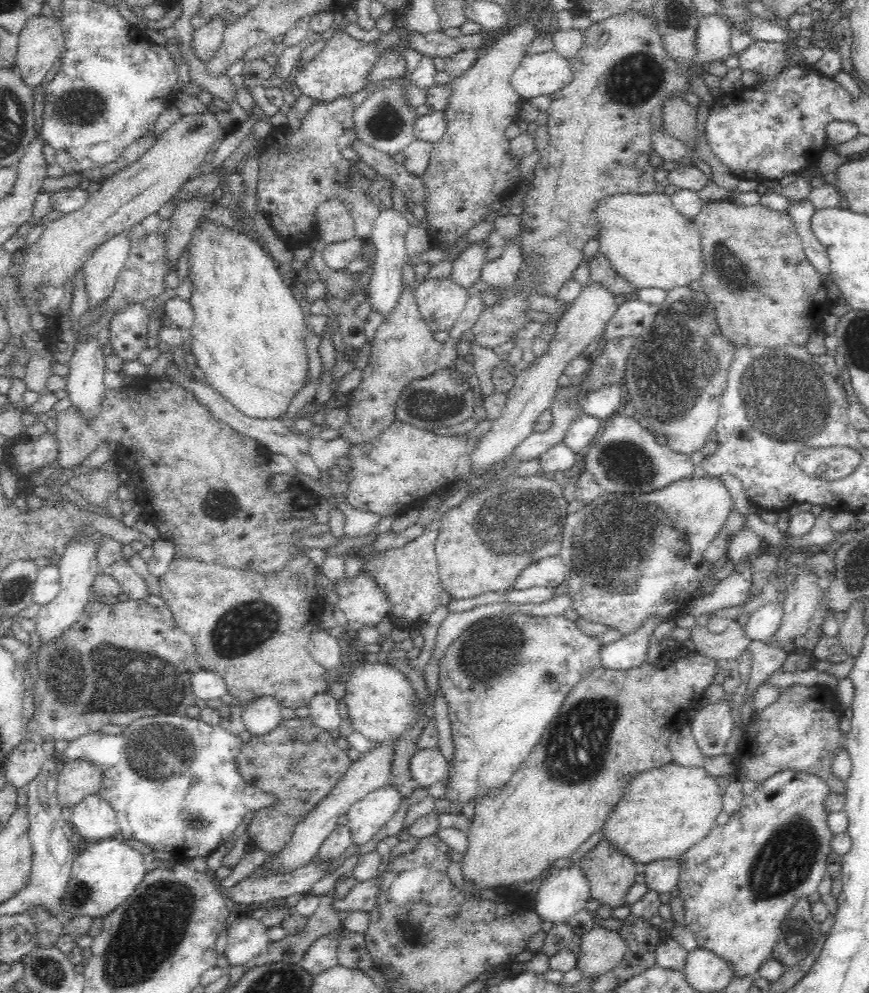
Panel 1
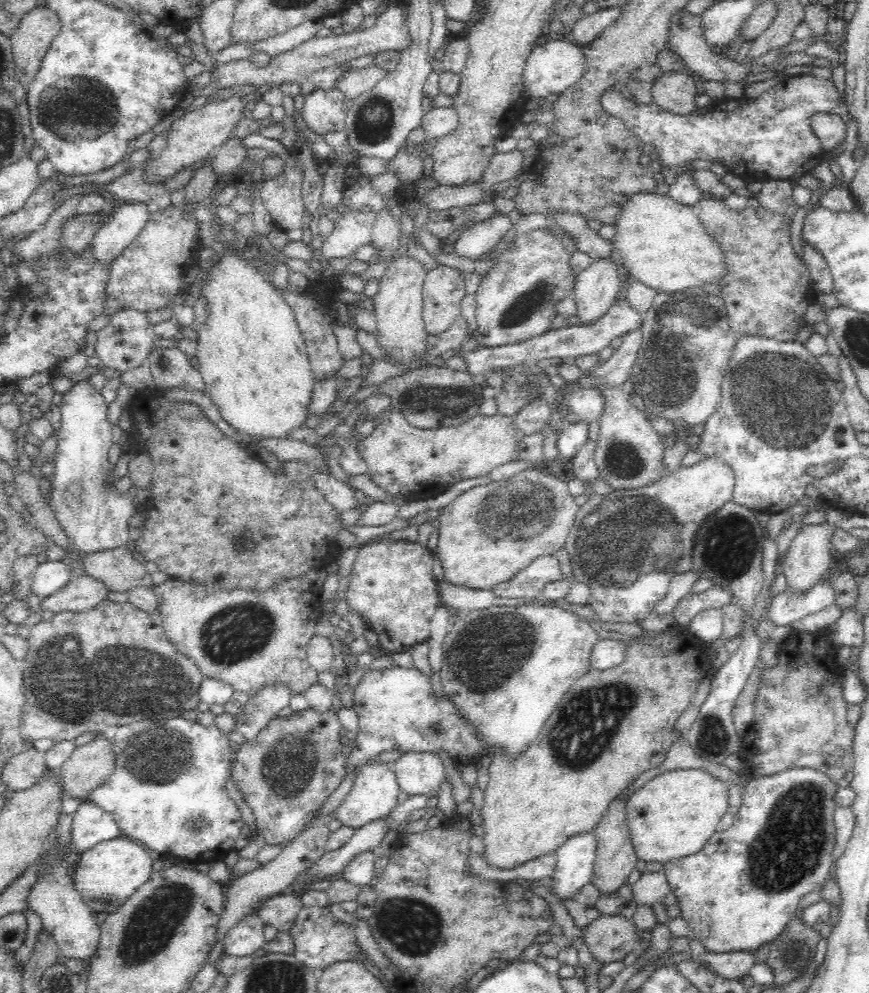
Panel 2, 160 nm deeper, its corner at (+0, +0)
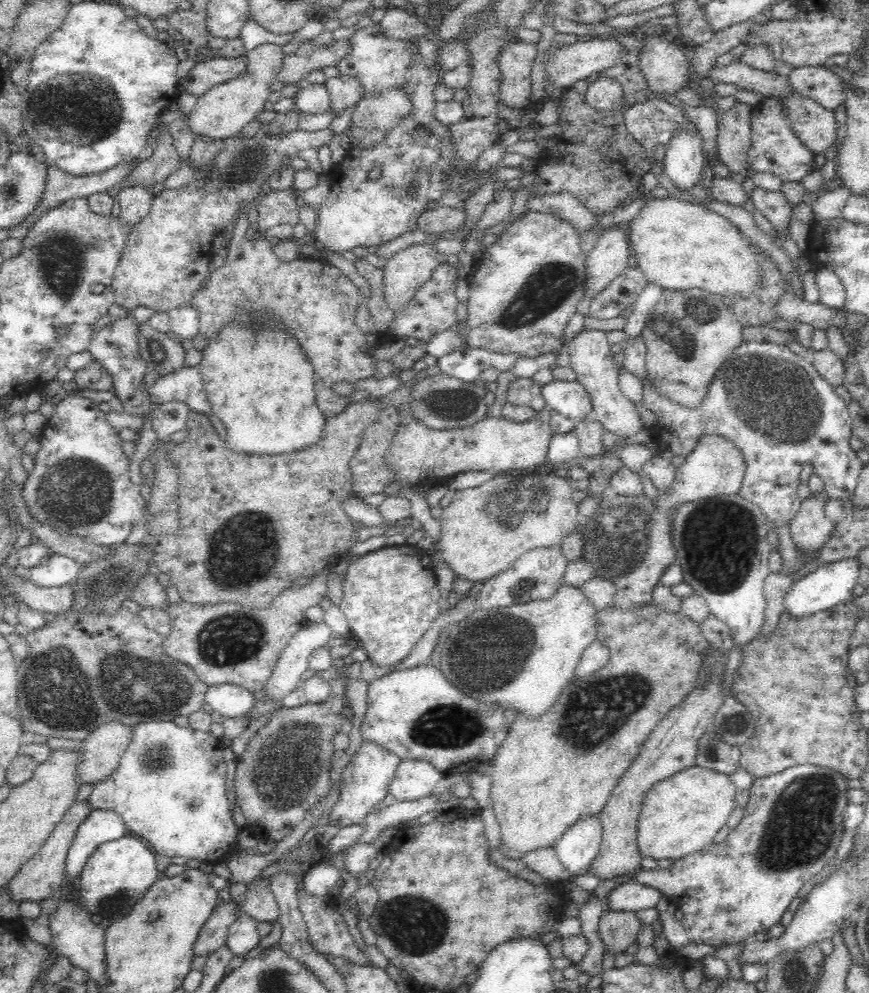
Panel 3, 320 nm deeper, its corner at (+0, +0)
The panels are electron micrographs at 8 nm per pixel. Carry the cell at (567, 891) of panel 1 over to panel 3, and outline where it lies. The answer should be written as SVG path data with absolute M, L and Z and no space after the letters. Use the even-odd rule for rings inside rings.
M587 815L576 820L553 846L564 868L572 874L588 869L598 854L603 836L602 817Z

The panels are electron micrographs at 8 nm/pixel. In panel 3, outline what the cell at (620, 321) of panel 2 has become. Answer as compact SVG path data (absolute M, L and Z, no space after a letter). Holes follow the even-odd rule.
M466 348L455 352L450 352L437 360L436 365L440 369L439 373L446 376L473 382L476 378L481 378L480 373L484 368L494 366L500 372L508 371L508 368L517 360L516 354L495 354L488 352L484 348Z

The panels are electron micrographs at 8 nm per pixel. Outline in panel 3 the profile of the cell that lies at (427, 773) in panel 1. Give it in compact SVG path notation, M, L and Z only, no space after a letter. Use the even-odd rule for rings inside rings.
M401 760L388 791L397 802L429 796L444 774L424 760Z

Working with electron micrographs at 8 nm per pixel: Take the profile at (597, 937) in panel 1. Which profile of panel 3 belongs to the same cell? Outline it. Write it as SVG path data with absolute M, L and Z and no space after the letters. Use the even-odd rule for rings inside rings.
M606 910L600 917L598 930L607 950L617 953L634 942L642 925L643 922L636 915L636 911Z

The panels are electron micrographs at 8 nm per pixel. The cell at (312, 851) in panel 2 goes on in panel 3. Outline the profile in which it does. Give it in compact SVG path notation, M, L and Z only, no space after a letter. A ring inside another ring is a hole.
M222 899L210 914L210 918L202 924L194 940L194 946L192 946L194 956L208 956L226 943L228 928L241 913L241 909L237 909L235 904Z

